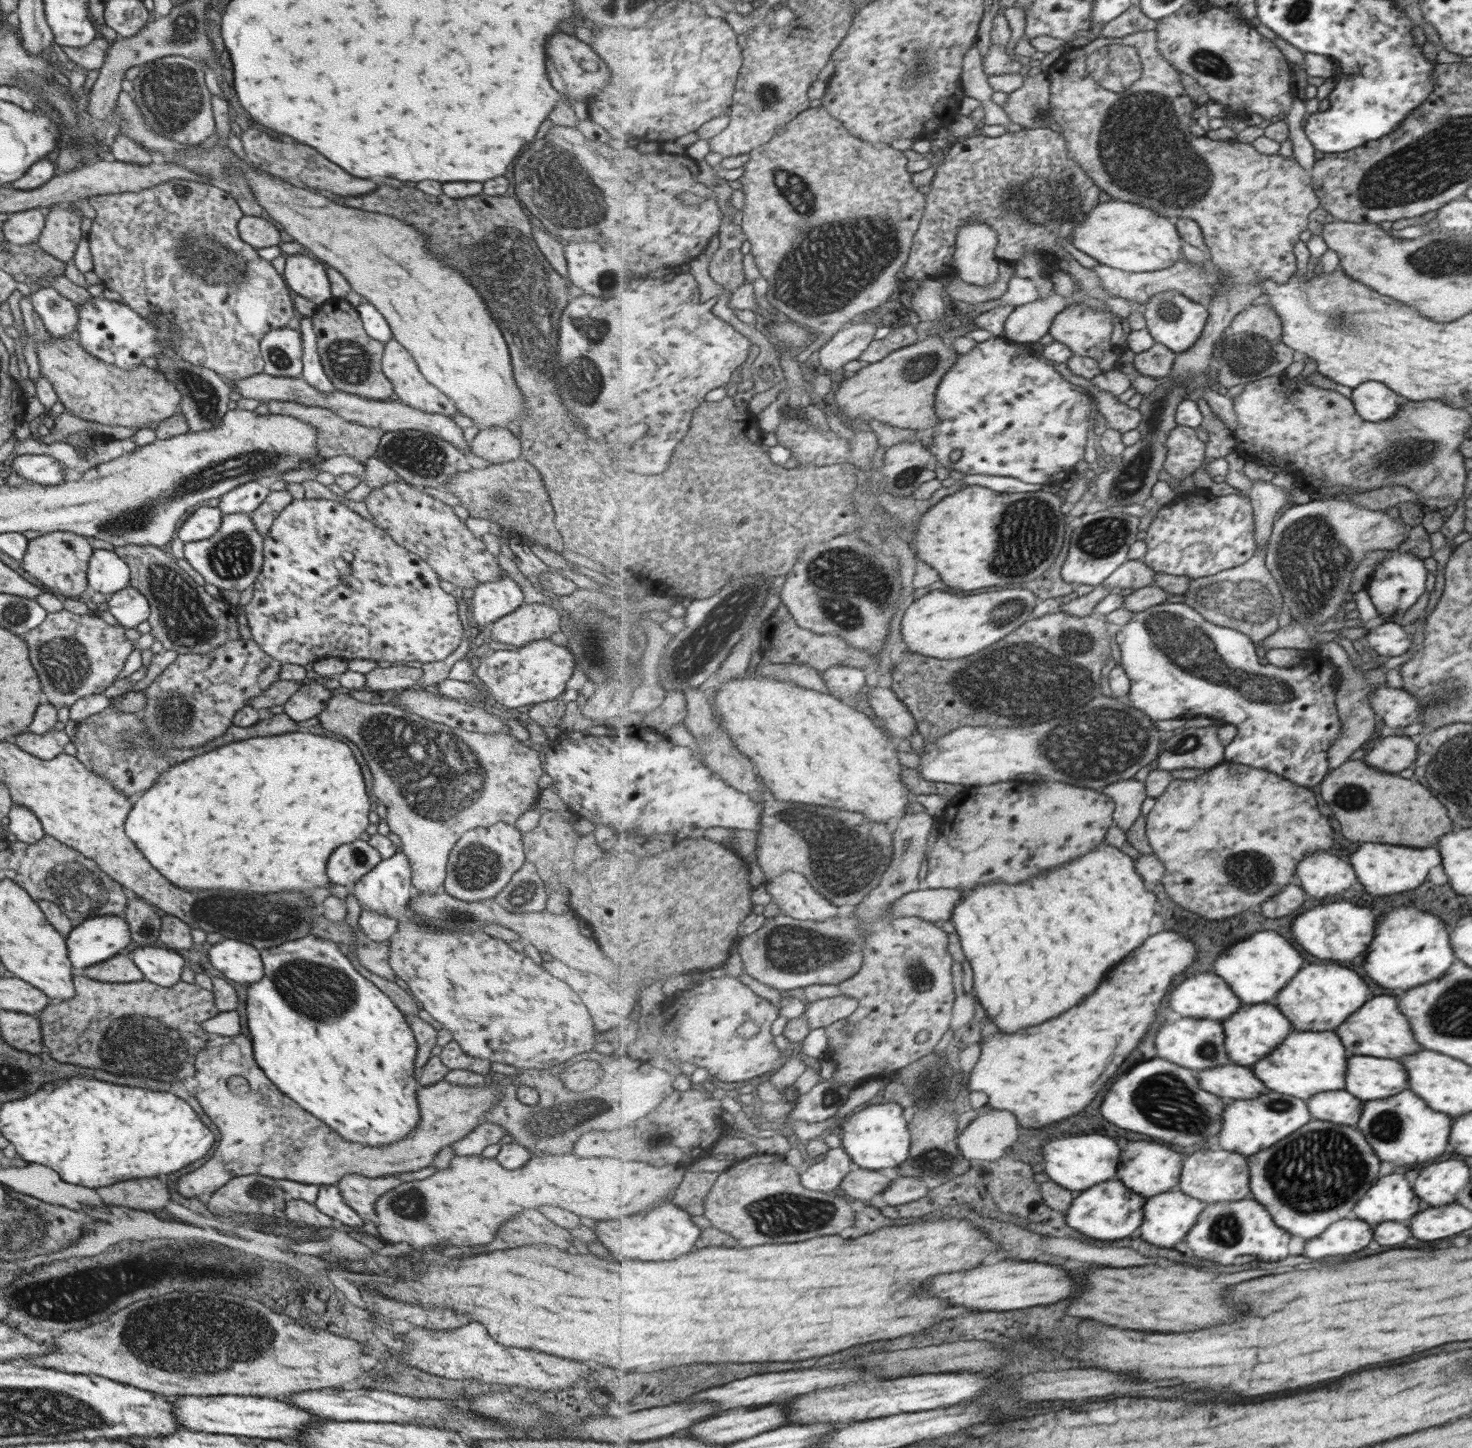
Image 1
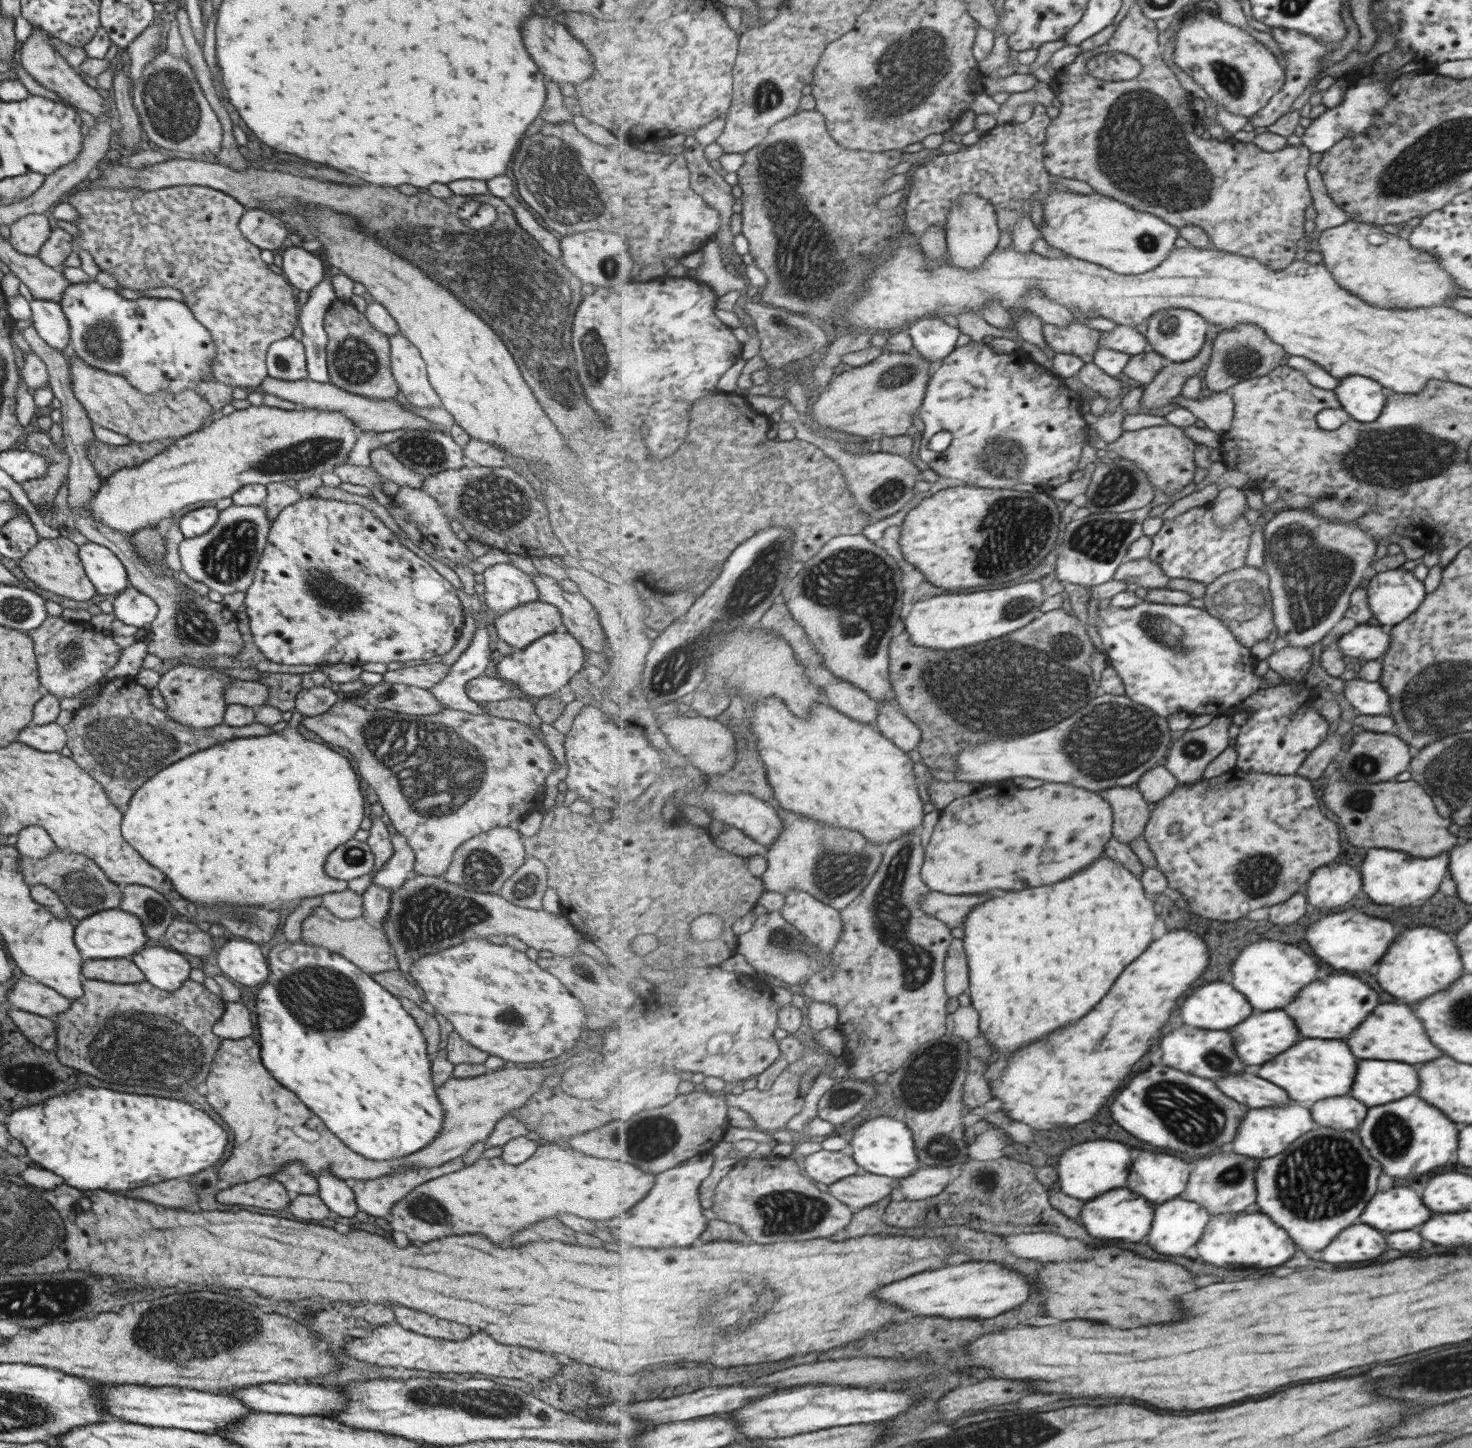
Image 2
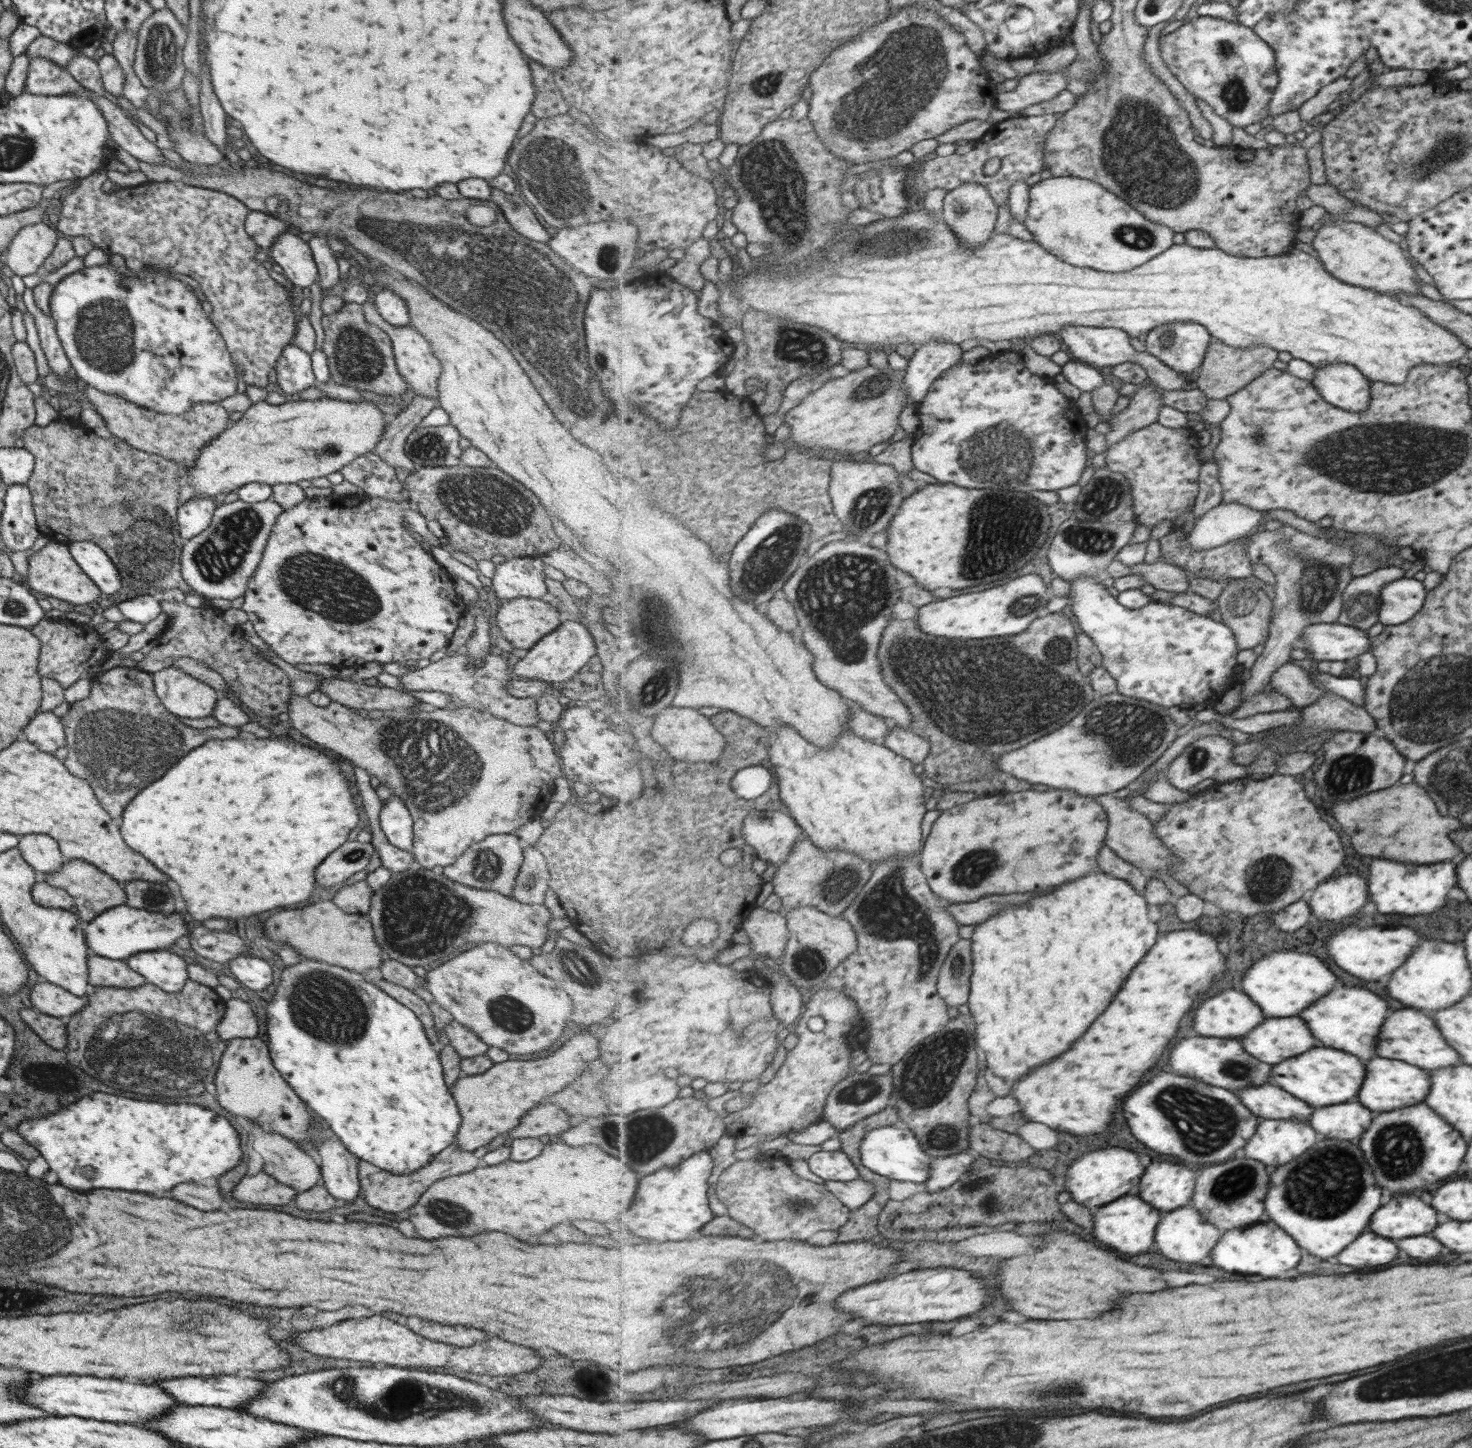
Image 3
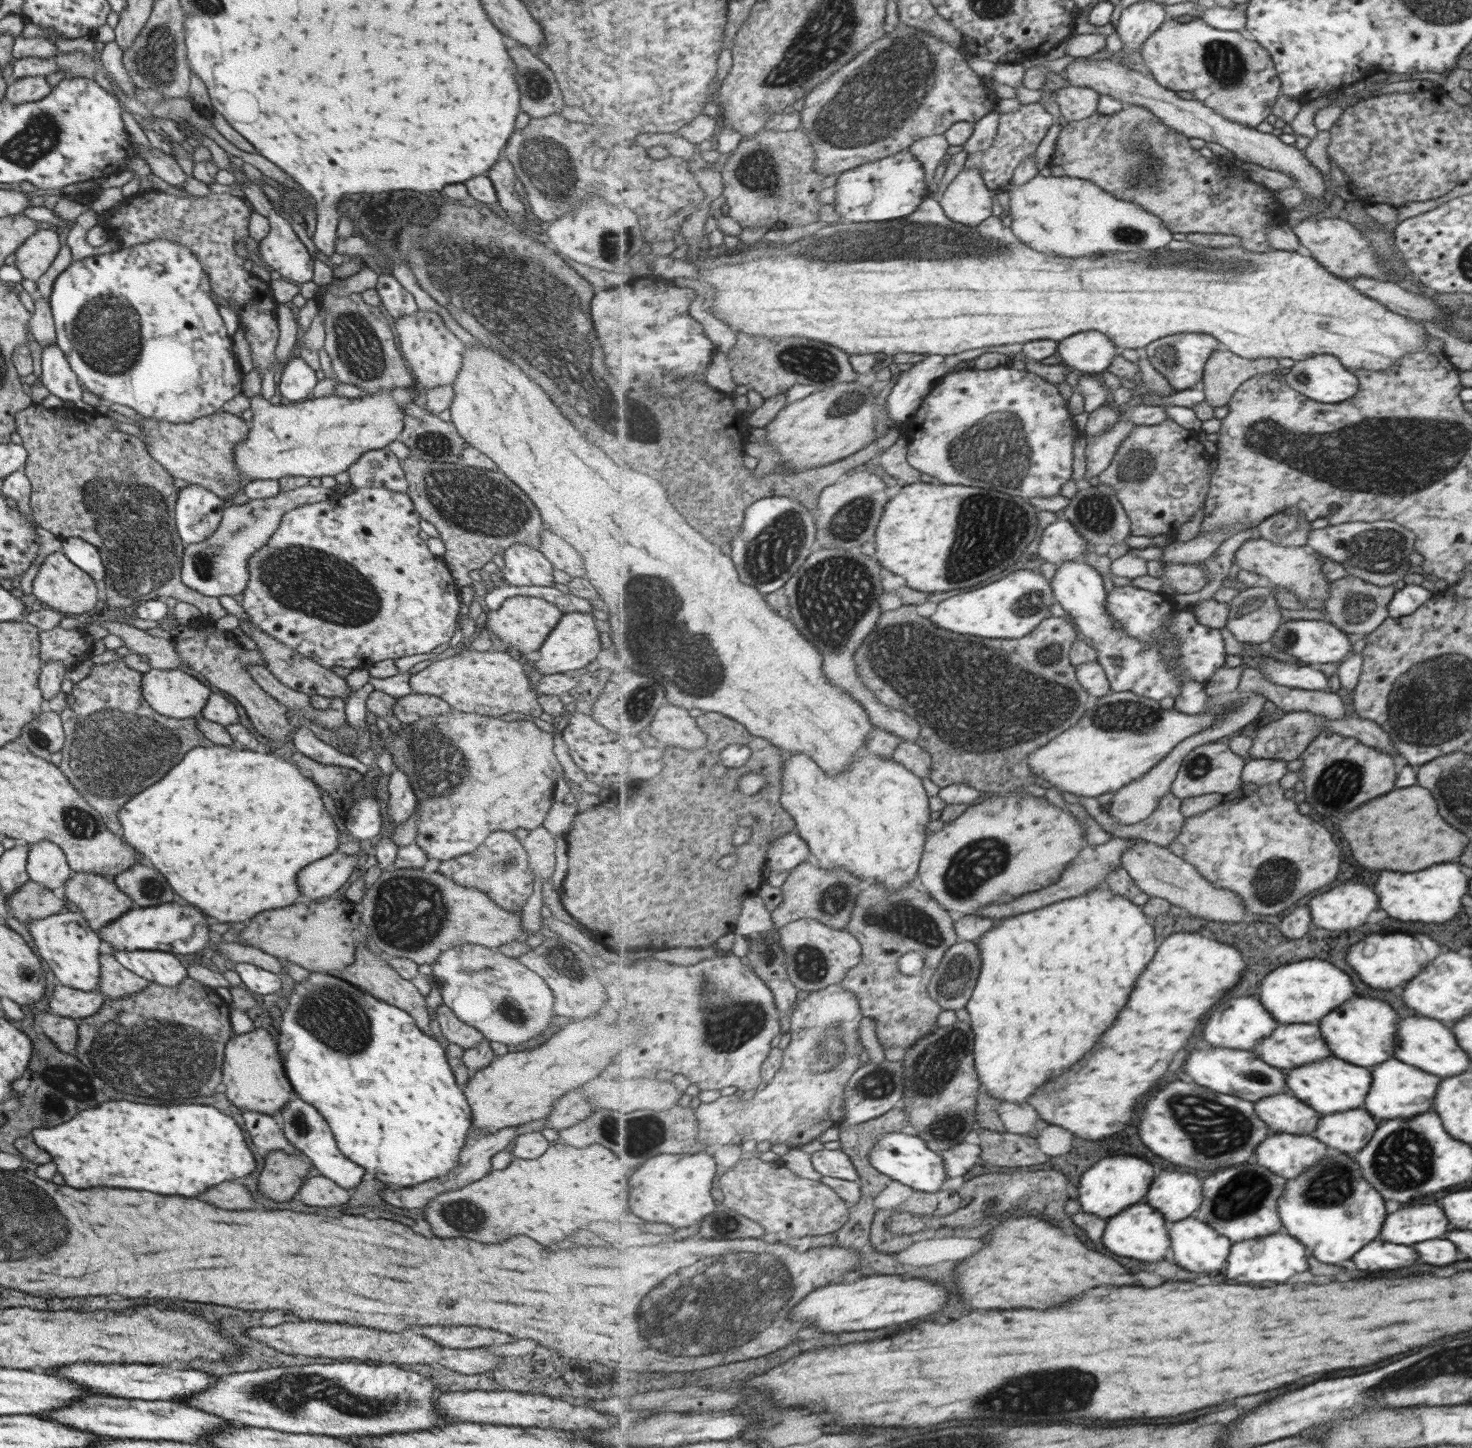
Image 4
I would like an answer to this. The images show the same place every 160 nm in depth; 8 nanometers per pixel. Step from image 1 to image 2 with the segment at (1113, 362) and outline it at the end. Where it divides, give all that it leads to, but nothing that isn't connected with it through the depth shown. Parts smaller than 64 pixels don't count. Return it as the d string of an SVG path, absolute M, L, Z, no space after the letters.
M1077 319L1065 328L1058 328L1055 324L1044 326L1045 340L1053 351L1073 354L1086 364L1093 363L1101 335L1103 331L1089 328L1089 325L1084 323L1077 323Z

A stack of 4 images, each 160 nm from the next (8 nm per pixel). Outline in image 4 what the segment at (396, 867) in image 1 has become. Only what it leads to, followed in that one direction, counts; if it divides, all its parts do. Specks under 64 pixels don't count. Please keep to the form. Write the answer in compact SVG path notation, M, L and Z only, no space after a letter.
M396 766L388 776L387 792L389 799L387 803L387 816L389 822L395 826L405 822L413 812L416 804L416 796L413 794L408 776Z

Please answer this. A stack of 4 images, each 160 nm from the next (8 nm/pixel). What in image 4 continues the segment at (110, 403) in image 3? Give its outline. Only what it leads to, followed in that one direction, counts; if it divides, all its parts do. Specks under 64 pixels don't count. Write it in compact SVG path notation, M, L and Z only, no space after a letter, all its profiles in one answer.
M219 411L185 423L165 423L143 418L136 425L143 436L141 442L145 444L151 458L154 458L173 478L202 486L223 500L231 498L243 489L245 481L234 463L234 445L247 437L246 423L239 415Z

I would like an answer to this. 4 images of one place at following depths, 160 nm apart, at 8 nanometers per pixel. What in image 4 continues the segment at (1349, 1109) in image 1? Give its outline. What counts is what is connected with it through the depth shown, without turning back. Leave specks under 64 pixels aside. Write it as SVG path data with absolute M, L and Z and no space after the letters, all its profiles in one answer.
M1349 1110L1319 1116L1316 1130L1310 1135L1339 1152L1359 1152L1373 1136L1375 1122L1365 1110Z

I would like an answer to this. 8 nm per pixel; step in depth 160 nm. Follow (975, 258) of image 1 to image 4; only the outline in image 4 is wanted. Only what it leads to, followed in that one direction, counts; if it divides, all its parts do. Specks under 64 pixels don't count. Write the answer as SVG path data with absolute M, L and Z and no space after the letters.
M964 167L944 190L941 206L945 208L946 215L955 223L961 223L967 227L979 227L984 220L993 216L994 193L987 186L981 170Z

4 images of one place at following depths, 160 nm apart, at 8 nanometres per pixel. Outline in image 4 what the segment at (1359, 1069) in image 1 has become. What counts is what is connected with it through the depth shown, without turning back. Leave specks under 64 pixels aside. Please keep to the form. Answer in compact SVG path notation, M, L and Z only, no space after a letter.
M1385 1060L1385 1064L1379 1064L1371 1070L1371 1086L1365 1096L1365 1110L1371 1116L1377 1116L1379 1120L1391 1120L1391 1118L1409 1118L1419 1112L1431 1110L1432 1100L1435 1098L1436 1088L1439 1086L1439 1078L1431 1076L1427 1072L1421 1072L1413 1066L1407 1066L1399 1060Z

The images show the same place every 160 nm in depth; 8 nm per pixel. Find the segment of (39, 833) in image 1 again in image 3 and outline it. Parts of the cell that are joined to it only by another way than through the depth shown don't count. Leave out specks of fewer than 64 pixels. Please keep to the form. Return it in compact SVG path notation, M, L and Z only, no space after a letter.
M25 834L18 840L17 850L38 876L57 871L65 861L57 842L45 834Z

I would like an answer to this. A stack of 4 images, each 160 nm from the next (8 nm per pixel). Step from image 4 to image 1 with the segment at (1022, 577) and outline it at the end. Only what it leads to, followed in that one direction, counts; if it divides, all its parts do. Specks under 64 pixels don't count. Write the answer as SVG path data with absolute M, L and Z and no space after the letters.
M1017 588L1001 592L929 592L917 600L903 618L903 640L909 644L911 652L921 652L925 656L935 656L943 660L965 658L977 654L983 648L1003 640L1017 628L1032 621L1033 608L1037 608L1039 598L1033 591Z

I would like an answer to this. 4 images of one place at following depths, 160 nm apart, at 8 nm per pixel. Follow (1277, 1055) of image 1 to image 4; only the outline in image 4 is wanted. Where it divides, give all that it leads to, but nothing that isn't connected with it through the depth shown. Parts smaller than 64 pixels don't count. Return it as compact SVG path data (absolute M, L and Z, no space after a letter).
M1329 1056L1325 1060L1289 1070L1285 1081L1289 1086L1288 1094L1295 1096L1297 1100L1304 1101L1312 1109L1316 1109L1320 1115L1325 1115L1333 1112L1345 1112L1351 1108L1363 1108L1363 1098L1369 1090L1371 1076L1361 1066L1353 1066L1353 1064L1347 1064L1343 1060Z

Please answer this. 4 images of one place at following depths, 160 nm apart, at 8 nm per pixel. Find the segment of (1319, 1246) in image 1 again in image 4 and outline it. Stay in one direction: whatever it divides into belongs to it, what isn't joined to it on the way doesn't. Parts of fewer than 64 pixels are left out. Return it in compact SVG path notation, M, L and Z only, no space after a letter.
M1373 1240L1373 1244L1367 1244L1357 1256L1353 1256L1353 1262L1357 1270L1397 1270L1411 1266L1415 1258L1417 1254L1411 1246Z

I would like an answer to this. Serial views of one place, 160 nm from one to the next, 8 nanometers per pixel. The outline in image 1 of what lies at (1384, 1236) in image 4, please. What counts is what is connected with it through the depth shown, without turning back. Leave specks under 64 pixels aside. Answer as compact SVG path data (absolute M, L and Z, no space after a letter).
M1403 1174L1383 1176L1357 1202L1353 1216L1367 1224L1379 1224L1385 1220L1405 1222L1419 1212L1419 1198L1415 1194Z

